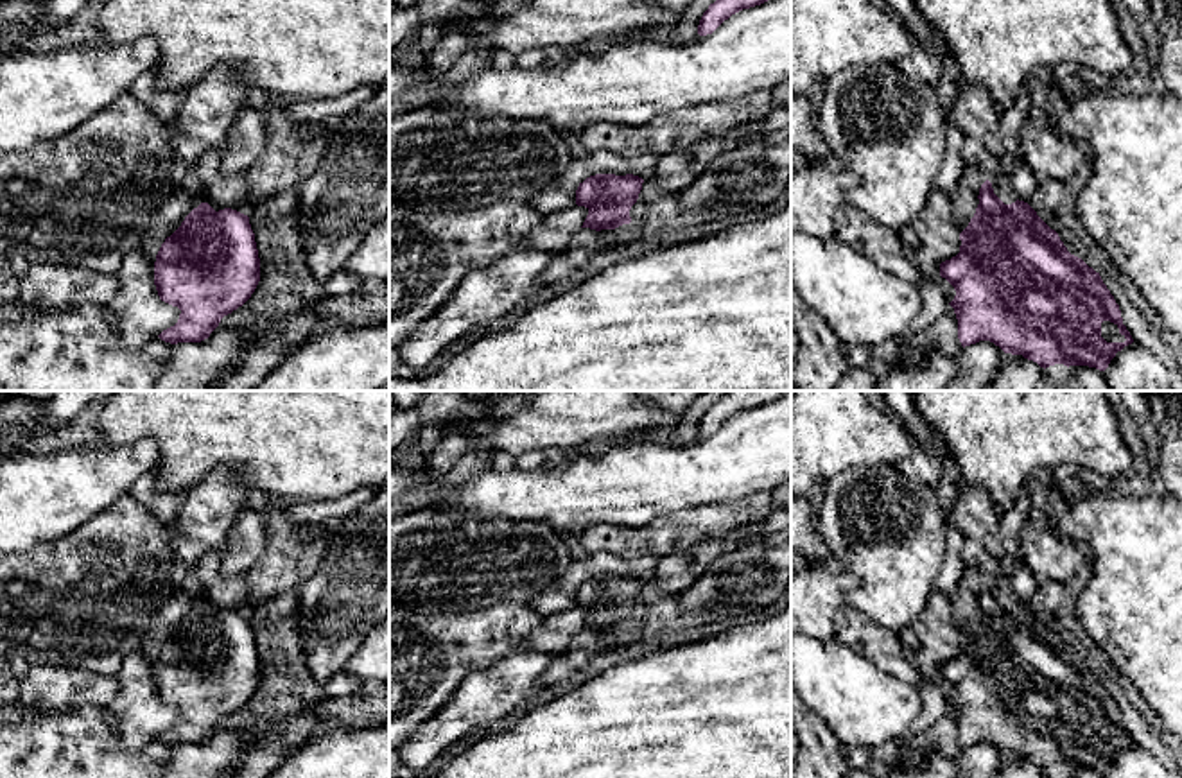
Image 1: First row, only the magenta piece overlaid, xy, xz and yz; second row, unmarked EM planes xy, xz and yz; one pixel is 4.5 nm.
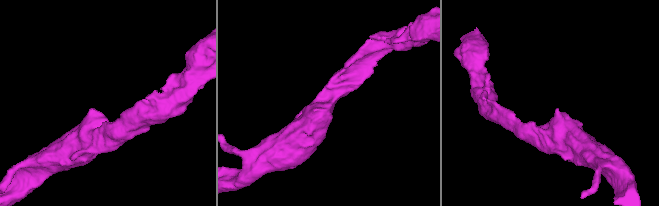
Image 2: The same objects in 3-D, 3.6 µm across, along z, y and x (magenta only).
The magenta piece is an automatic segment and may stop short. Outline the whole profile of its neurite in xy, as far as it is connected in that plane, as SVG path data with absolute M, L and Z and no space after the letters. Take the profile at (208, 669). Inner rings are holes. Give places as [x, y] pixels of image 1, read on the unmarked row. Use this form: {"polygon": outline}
{"polygon": "M201 604L165 640L156 656L154 687L158 697L181 712L178 724L158 739L170 746L208 740L224 717L251 699L258 683L260 660L249 618L231 609L215 613L208 604Z"}

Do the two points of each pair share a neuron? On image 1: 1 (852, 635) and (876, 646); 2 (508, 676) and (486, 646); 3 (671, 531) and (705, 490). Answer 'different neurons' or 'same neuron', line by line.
1: same neuron
2: different neurons
3: different neurons

